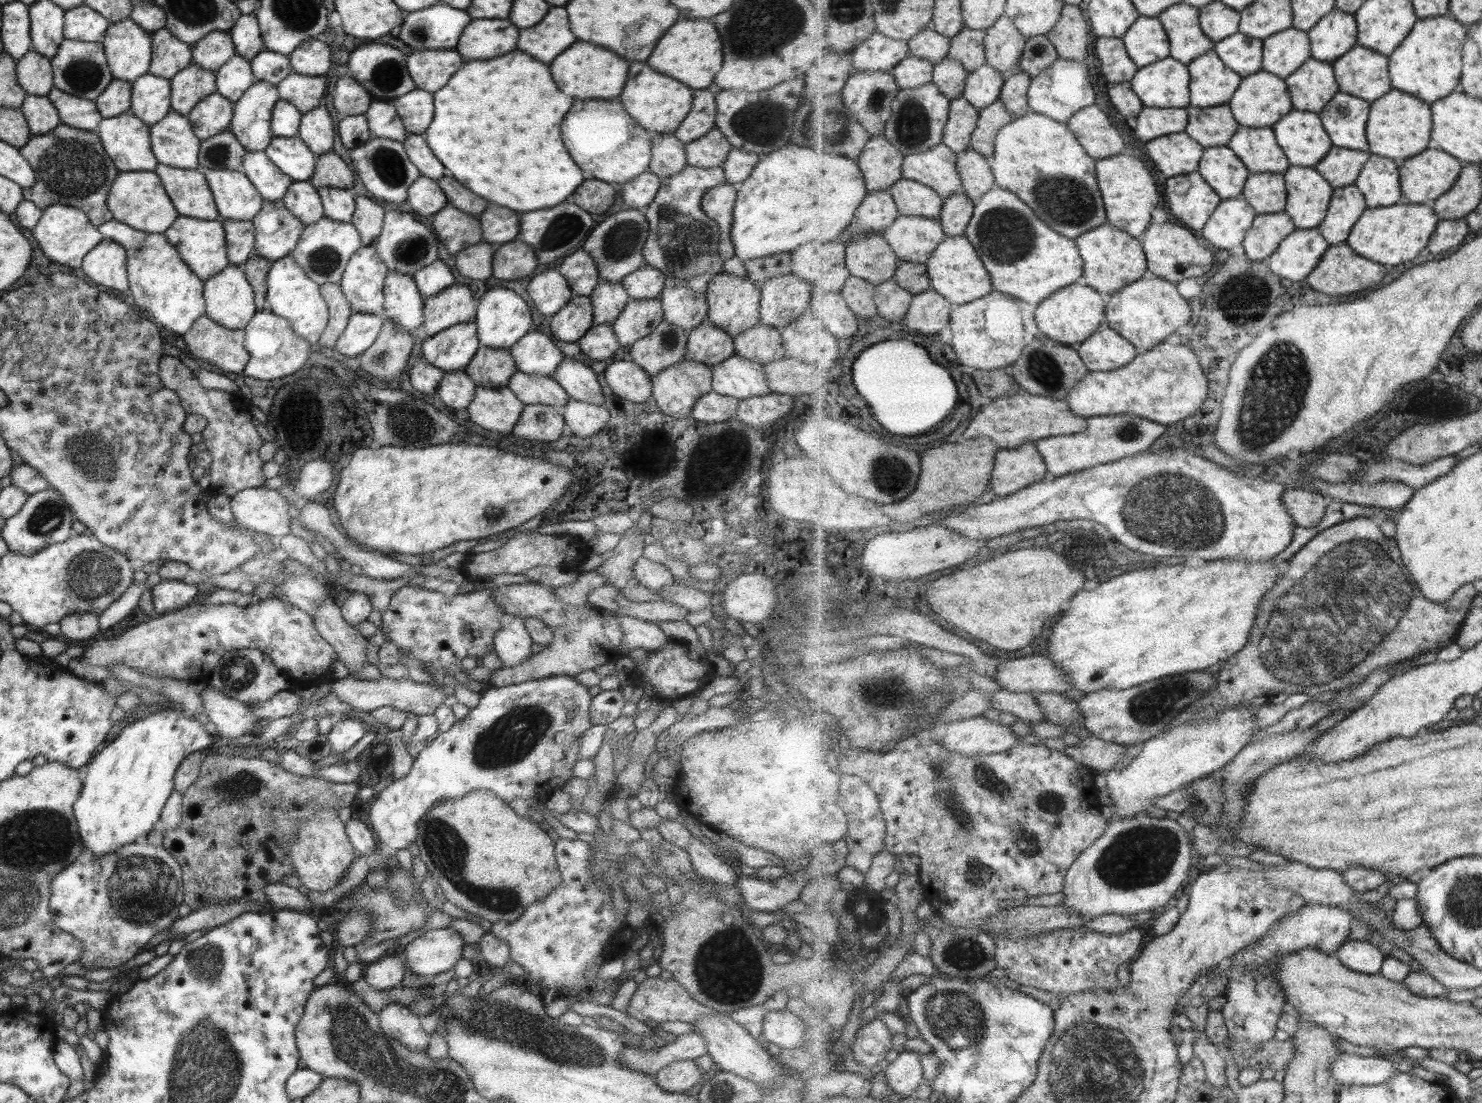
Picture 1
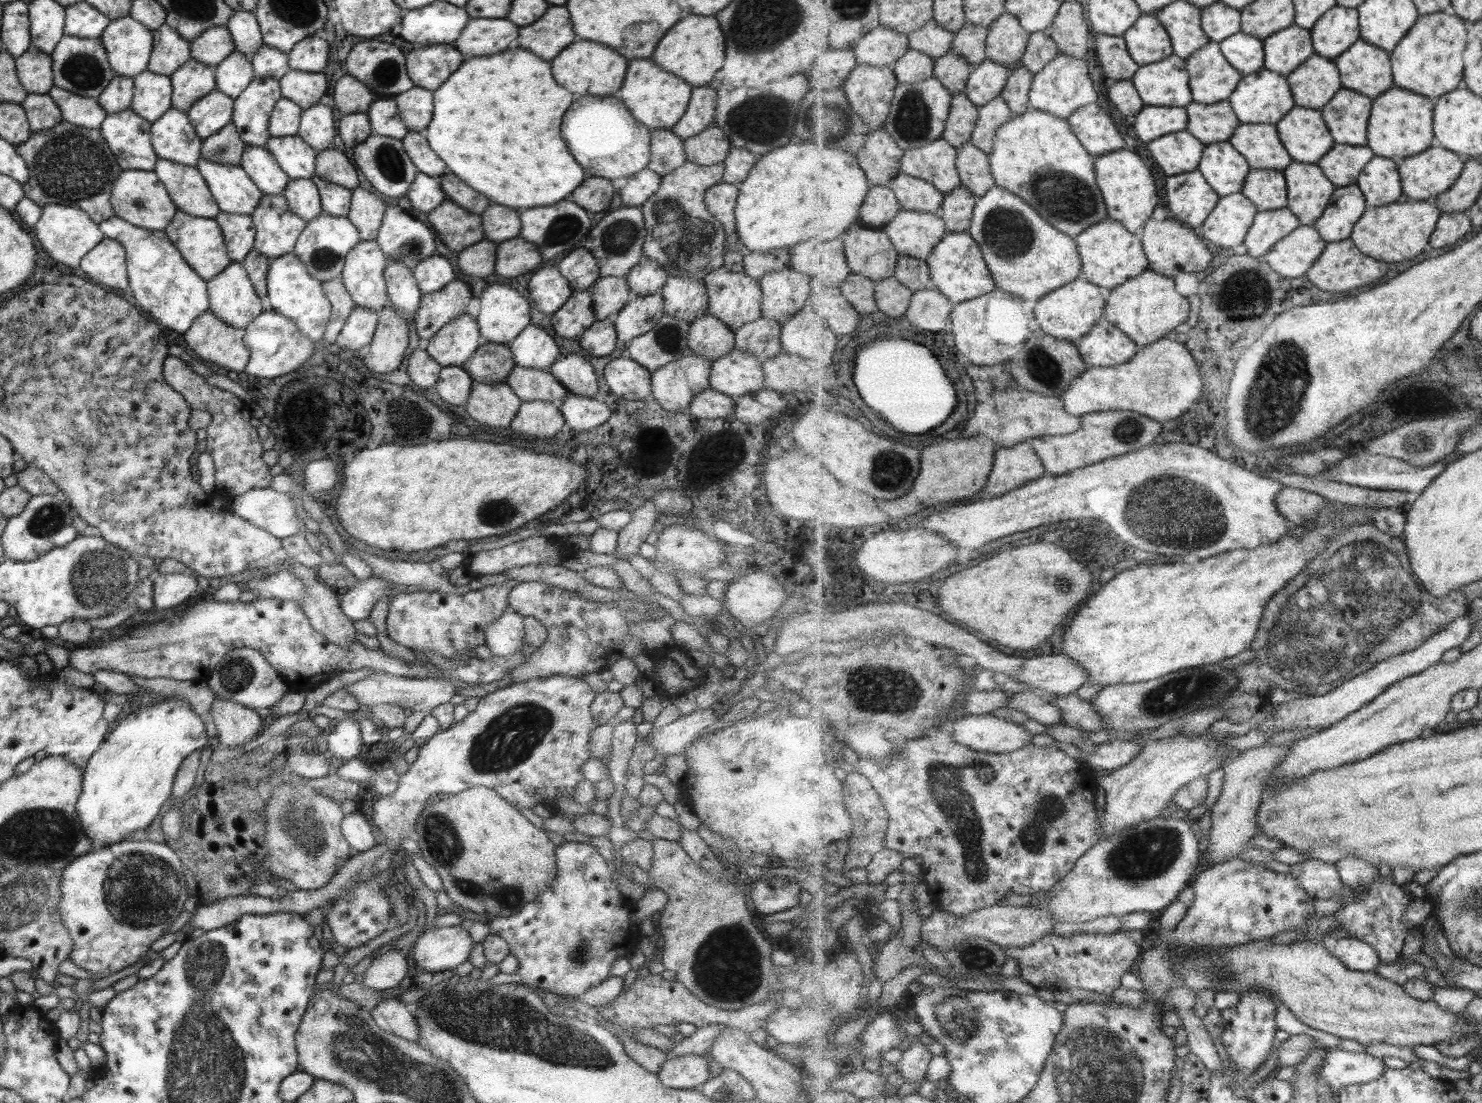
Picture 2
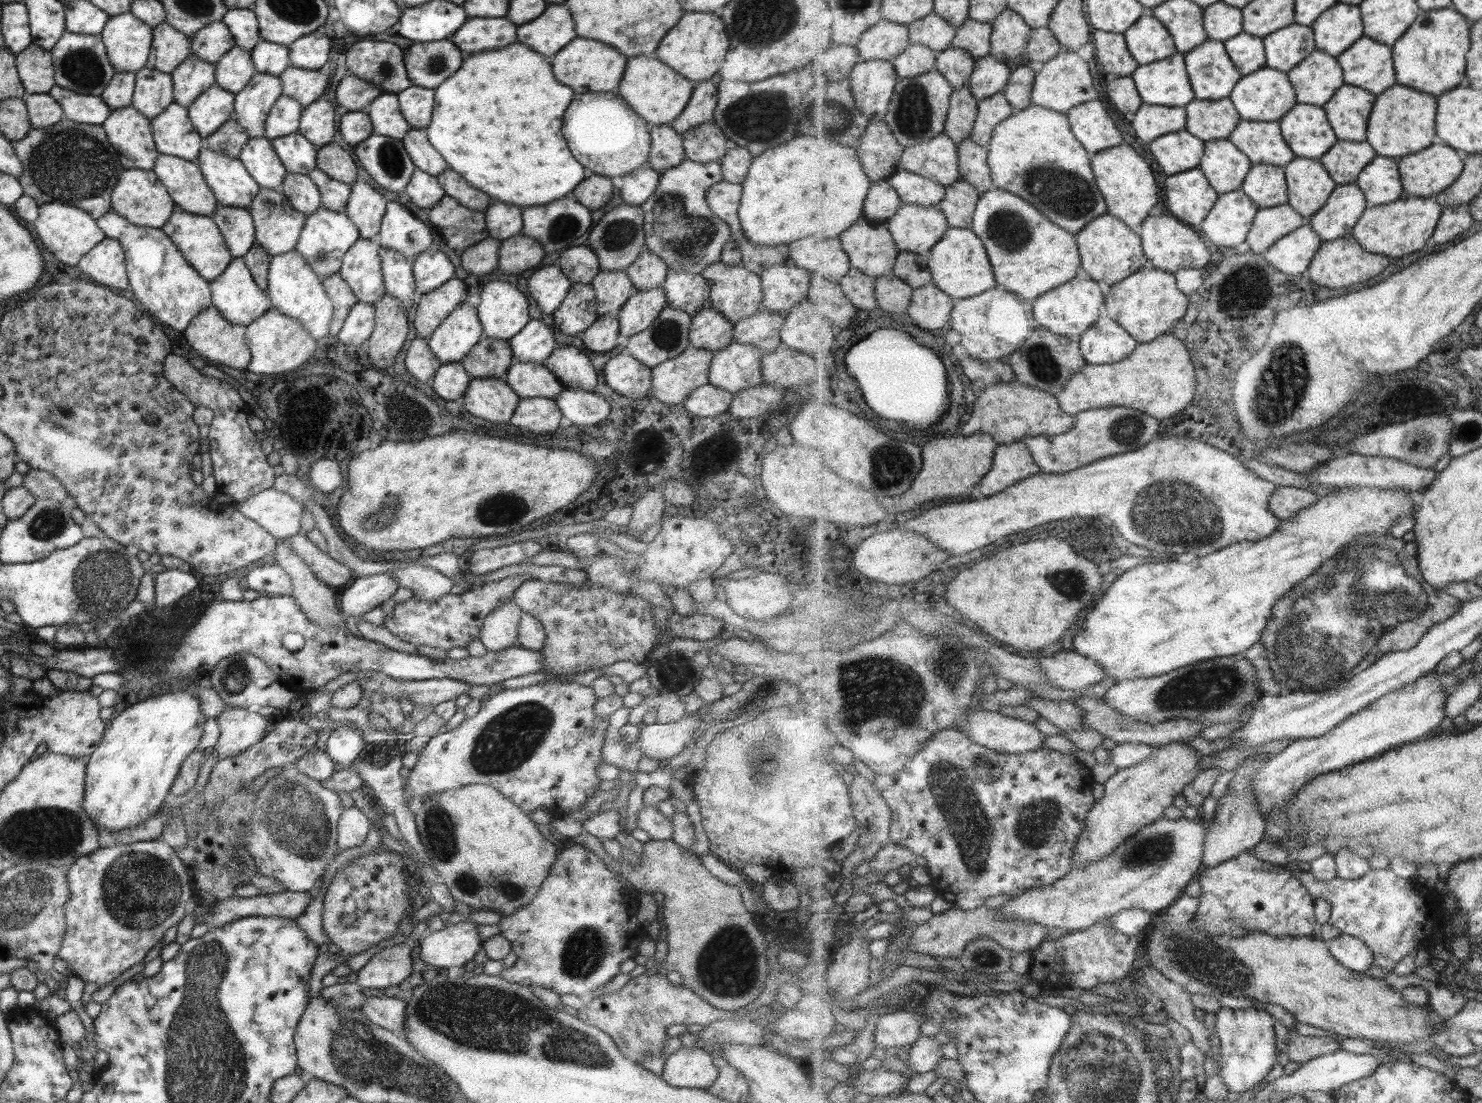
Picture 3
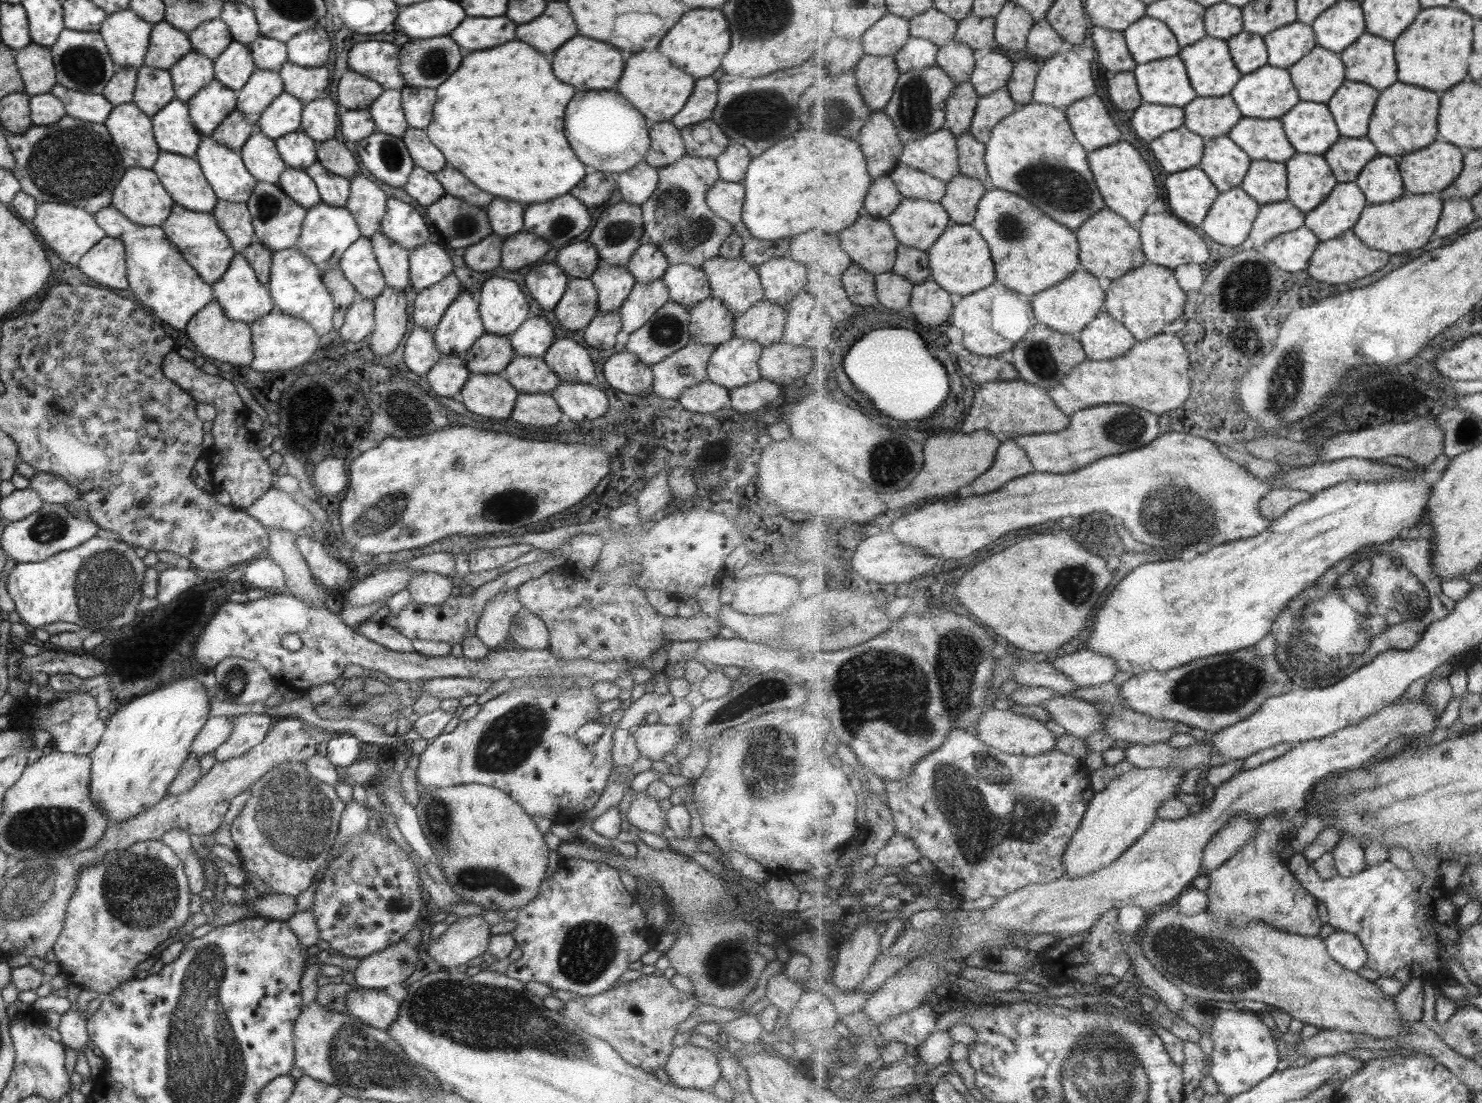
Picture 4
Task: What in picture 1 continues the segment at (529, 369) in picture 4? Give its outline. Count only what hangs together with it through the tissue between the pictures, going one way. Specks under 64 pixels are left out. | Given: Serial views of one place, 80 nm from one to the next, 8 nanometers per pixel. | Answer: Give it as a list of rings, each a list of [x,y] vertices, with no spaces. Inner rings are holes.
[[[515,371],[506,386],[524,406],[543,404],[559,410],[567,404],[565,391],[549,376]]]

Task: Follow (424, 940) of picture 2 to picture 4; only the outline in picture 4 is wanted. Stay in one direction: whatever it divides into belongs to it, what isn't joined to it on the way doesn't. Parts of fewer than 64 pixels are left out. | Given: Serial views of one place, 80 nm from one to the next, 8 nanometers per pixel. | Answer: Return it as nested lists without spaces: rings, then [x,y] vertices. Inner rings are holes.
[[[483,916],[458,918],[449,924],[437,940],[429,940],[427,957],[445,970],[466,964],[469,960],[487,952],[489,926]]]

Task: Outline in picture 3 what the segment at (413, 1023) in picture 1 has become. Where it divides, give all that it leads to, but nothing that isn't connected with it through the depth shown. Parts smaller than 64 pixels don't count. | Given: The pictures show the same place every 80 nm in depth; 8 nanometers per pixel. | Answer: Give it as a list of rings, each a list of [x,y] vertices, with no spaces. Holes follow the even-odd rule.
[[[365,998],[359,1010],[373,1023],[389,1032],[403,1036],[406,1003],[398,998]]]

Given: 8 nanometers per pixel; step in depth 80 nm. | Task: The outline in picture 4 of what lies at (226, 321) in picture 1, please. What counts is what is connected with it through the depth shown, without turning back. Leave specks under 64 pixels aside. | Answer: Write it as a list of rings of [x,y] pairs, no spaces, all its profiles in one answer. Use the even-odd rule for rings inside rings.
[[[242,253],[233,255],[221,278],[211,284],[210,287],[213,289],[213,294],[215,294],[214,299],[229,320],[237,320],[250,325],[254,320],[275,309],[268,289],[259,284],[253,269],[249,266]]]

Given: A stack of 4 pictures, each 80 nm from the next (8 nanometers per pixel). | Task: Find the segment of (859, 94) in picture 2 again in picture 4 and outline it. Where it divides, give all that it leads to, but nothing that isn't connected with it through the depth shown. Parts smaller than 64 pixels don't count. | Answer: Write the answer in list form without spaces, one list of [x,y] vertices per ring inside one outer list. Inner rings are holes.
[[[866,54],[855,71],[866,104],[873,111],[885,110],[900,80],[901,72],[896,57]]]

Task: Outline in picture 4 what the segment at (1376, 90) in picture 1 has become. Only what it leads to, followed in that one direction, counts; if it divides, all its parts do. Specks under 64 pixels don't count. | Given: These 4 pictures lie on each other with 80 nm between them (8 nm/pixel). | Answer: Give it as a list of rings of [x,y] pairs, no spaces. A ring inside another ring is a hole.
[[[1368,30],[1340,55],[1346,64],[1346,78],[1385,91],[1398,80],[1394,41],[1371,34]]]

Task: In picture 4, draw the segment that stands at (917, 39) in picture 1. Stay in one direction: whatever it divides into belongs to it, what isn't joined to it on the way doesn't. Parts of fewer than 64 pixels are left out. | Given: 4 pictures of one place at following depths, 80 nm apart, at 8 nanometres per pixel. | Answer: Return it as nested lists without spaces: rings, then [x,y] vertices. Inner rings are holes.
[[[935,6],[928,12],[910,20],[912,36],[932,40],[940,47],[949,44],[956,38],[959,22]]]

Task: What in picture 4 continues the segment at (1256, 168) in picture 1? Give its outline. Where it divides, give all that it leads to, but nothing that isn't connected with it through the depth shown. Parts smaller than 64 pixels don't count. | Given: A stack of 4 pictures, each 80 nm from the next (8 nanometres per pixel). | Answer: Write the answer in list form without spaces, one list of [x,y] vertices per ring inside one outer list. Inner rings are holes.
[[[1242,117],[1228,134],[1253,160],[1286,163],[1297,154],[1281,119]]]

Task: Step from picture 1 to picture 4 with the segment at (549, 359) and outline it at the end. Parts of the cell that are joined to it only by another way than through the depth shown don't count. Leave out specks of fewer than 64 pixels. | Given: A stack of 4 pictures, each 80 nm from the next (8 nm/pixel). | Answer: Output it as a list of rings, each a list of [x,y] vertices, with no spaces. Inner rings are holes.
[[[531,315],[507,337],[515,355],[533,358],[542,358],[555,339],[547,321],[542,316],[533,318]]]

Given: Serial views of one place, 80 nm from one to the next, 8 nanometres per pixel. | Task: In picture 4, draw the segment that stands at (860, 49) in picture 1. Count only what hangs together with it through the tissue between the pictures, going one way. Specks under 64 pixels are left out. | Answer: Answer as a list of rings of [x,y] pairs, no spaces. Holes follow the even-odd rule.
[[[888,14],[862,36],[866,54],[871,56],[893,56],[908,43],[912,36],[910,20]]]

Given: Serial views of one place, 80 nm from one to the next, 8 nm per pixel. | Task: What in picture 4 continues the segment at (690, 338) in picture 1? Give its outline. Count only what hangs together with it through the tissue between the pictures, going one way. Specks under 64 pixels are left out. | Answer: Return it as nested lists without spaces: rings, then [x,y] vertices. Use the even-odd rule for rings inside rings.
[[[712,295],[689,309],[688,333],[699,344],[723,344],[733,337],[734,316]]]

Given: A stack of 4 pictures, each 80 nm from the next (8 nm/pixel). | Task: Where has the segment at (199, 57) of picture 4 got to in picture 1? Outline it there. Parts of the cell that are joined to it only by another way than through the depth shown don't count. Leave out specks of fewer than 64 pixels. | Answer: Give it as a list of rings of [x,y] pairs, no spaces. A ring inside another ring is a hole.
[[[191,62],[169,80],[170,110],[187,116],[203,98],[216,92],[215,75]]]

